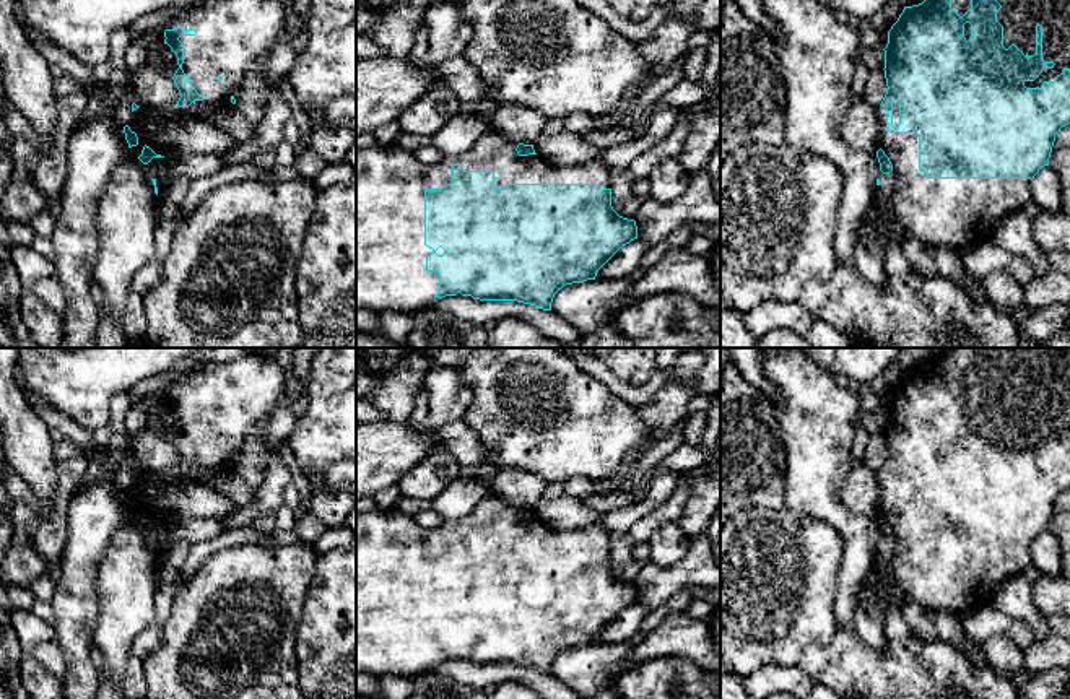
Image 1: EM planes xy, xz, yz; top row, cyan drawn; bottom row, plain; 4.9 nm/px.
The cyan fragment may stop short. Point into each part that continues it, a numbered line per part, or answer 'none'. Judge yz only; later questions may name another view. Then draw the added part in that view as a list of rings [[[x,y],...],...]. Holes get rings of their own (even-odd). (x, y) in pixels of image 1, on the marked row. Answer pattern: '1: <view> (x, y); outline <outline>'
1: yz (1018, 18); outline [[[997,0],[1002,8],[997,21],[1003,26],[1003,47],[1015,44],[1024,55],[1036,54],[1036,26],[1042,26],[1042,60],[1054,62],[1044,68],[1034,81],[1024,81],[1026,88],[1041,88],[1044,81],[1054,81],[1063,68],[1070,68],[1070,0]]]

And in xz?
1: xz (391, 256); outline [[[489,130],[483,135],[470,150],[457,156],[442,156],[436,163],[423,163],[415,153],[398,146],[398,145],[374,145],[364,150],[356,150],[356,309],[371,309],[374,312],[394,310],[405,314],[416,314],[428,309],[431,304],[441,301],[436,294],[439,293],[439,273],[426,270],[426,257],[433,254],[433,249],[424,245],[424,190],[426,189],[442,189],[452,182],[452,166],[460,164],[463,171],[493,171],[494,187],[501,189],[506,184],[597,184],[602,189],[611,189],[611,179],[608,169],[597,159],[587,163],[576,163],[568,166],[555,166],[548,159],[538,154],[519,156],[515,151],[517,145],[509,141],[502,133]]]

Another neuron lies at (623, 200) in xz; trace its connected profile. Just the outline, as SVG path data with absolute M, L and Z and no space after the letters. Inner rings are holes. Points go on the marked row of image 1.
M628 167L615 171L608 169L611 179L611 206L613 210L628 219L634 219L641 203L633 193L634 179Z

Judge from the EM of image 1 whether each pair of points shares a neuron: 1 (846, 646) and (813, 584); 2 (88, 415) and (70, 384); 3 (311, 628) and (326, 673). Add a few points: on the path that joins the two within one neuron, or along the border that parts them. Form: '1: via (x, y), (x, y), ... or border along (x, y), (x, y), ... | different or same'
1: border along (839, 628), (826, 644), (805, 649) | different
2: via (88, 407), (78, 392) | same
3: via (322, 639), (326, 642), (326, 662) | same

